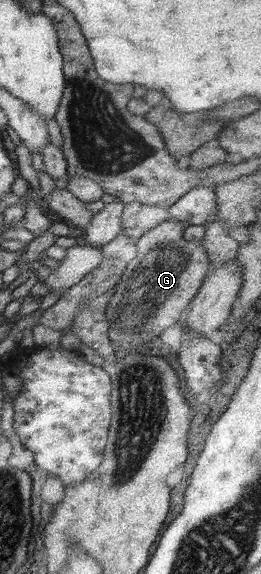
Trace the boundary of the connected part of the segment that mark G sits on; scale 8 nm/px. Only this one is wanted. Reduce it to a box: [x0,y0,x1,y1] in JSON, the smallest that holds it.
[105,219,209,354]

